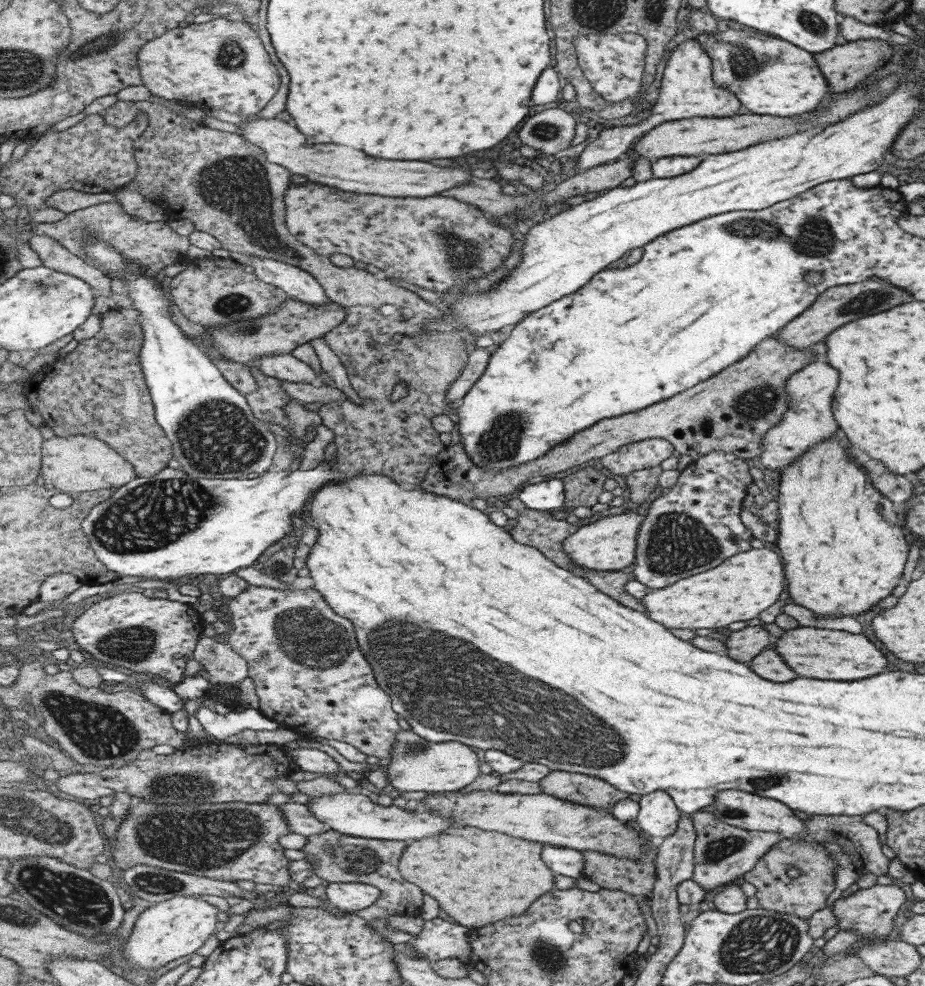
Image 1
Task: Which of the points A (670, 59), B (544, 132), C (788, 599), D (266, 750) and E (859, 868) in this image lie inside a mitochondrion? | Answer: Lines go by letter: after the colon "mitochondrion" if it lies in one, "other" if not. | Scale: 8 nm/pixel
A: other
B: mitochondrion
C: other
D: other
E: other

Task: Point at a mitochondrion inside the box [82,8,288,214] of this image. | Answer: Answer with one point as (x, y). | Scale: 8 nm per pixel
(231, 55)

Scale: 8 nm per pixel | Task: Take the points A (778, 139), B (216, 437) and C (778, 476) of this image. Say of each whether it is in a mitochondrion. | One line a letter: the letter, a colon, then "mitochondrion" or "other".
A: other
B: mitochondrion
C: other

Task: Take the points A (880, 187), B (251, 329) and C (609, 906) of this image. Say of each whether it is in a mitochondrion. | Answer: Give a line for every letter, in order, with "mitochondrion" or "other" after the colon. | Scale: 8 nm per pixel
A: other
B: mitochondrion
C: other

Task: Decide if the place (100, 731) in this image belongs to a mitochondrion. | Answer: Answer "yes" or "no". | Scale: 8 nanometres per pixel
yes

